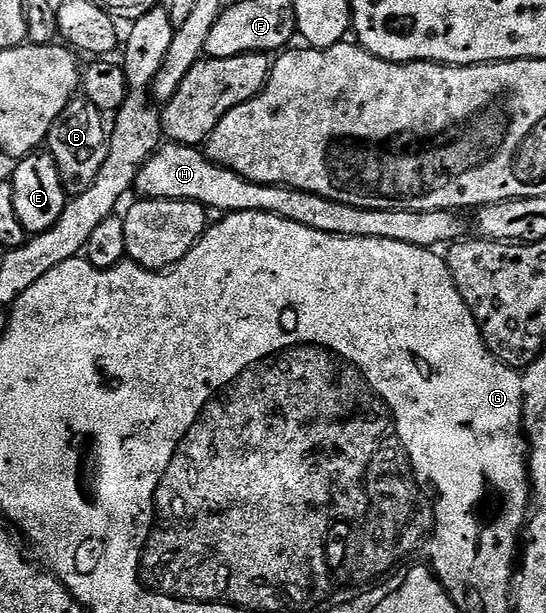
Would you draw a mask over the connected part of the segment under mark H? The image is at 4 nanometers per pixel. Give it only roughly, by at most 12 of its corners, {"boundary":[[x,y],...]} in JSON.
{"boundary":[[161,143],[135,191],[216,214],[265,212],[342,238],[435,249],[456,210],[359,208],[259,184],[191,144]]}

